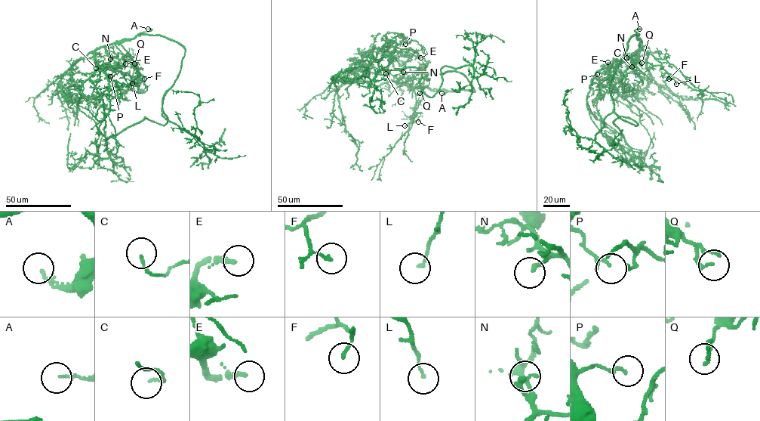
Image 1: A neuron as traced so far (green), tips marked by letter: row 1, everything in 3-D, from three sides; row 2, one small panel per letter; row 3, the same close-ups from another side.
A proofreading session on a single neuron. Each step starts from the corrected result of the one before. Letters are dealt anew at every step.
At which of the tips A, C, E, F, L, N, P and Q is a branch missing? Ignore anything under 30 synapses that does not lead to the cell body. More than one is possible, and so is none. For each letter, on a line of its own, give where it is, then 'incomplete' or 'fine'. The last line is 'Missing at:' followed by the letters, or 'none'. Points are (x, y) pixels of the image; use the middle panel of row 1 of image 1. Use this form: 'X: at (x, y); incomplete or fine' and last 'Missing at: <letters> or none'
A: at (441, 93); incomplete
C: at (386, 73); fine
E: at (420, 57); incomplete
F: at (418, 122); fine
L: at (404, 125); fine
N: at (403, 72); fine
P: at (405, 44); fine
Q: at (420, 93); fine
Missing at: A, E

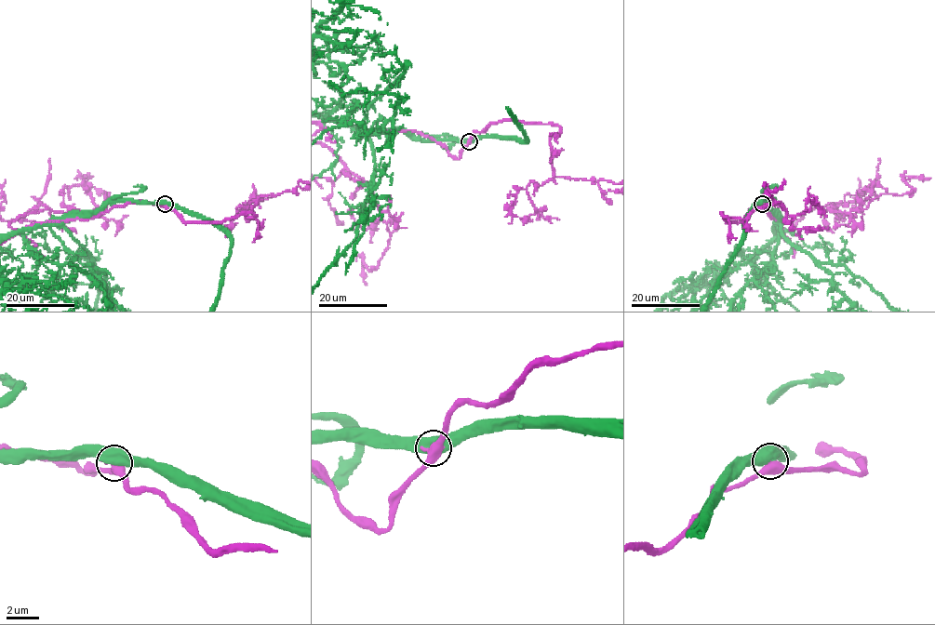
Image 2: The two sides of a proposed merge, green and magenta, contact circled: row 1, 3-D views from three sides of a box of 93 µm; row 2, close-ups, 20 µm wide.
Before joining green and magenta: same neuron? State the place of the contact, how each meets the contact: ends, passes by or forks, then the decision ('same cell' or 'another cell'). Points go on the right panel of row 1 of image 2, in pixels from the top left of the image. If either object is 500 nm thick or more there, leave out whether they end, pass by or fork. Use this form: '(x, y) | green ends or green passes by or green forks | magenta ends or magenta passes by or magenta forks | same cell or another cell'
(762, 204) | another cell

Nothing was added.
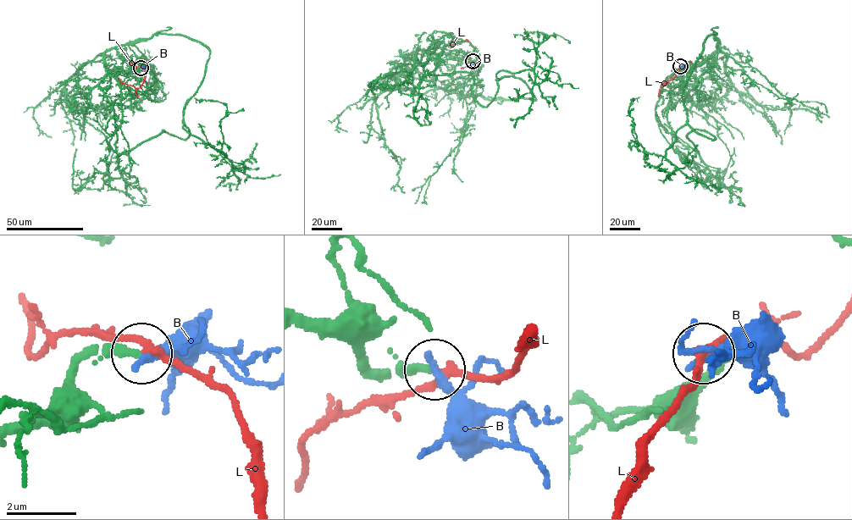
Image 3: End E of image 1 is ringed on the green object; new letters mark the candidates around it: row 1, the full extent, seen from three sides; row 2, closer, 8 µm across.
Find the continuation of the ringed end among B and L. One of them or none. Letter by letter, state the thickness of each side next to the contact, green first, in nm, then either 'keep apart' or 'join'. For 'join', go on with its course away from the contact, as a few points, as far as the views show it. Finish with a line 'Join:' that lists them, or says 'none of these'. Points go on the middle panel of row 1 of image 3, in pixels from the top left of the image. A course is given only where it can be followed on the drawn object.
B: 170 nm thick on the green side, 200 nm on the other; join
L: 170 nm thick on the green side, 190 nm on the other; keep apart
Join: B

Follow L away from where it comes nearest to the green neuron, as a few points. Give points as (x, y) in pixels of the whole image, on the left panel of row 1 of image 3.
L: (141, 68), (144, 69), (146, 76), (137, 88), (122, 83), (117, 76)

